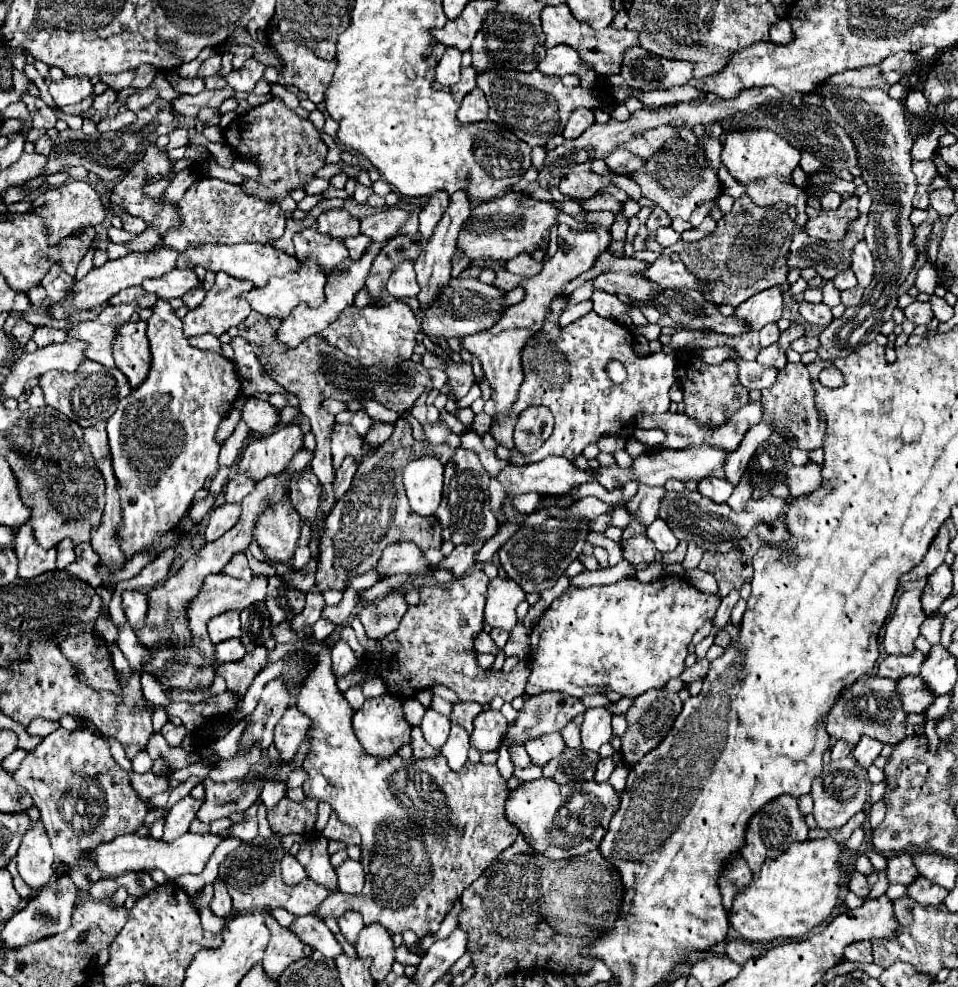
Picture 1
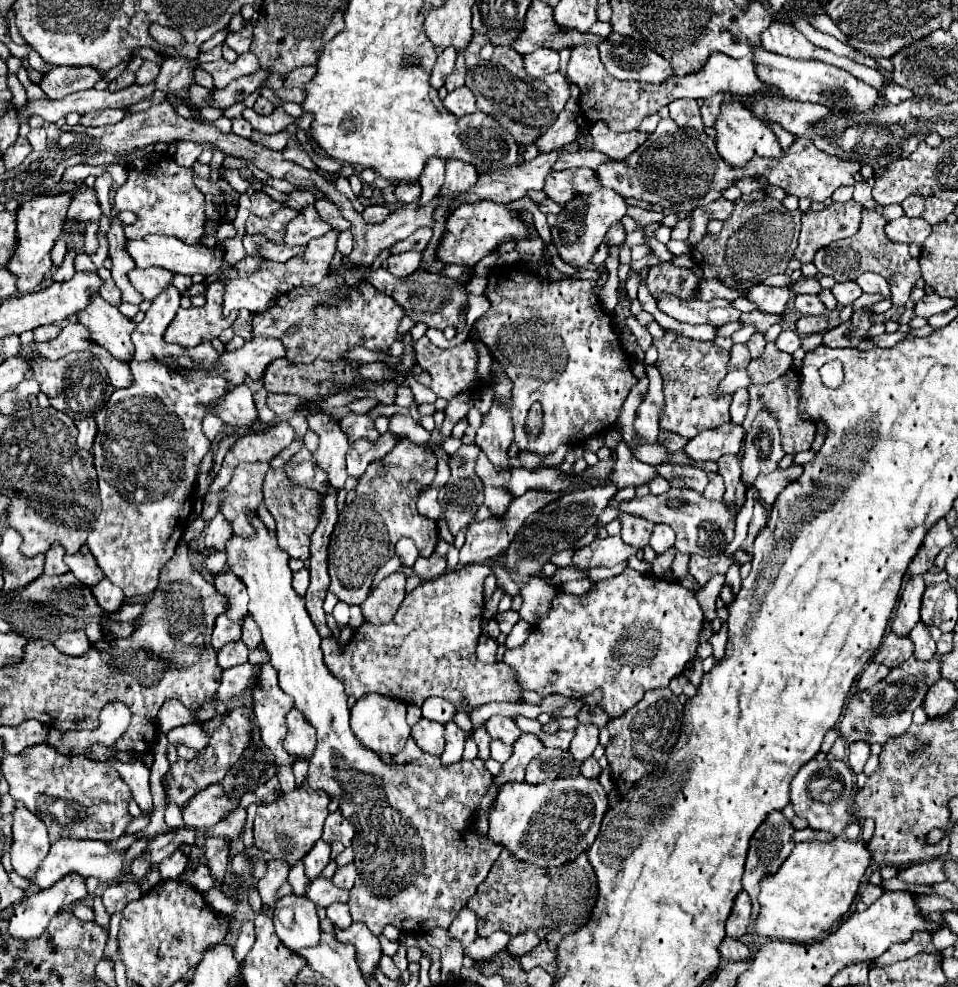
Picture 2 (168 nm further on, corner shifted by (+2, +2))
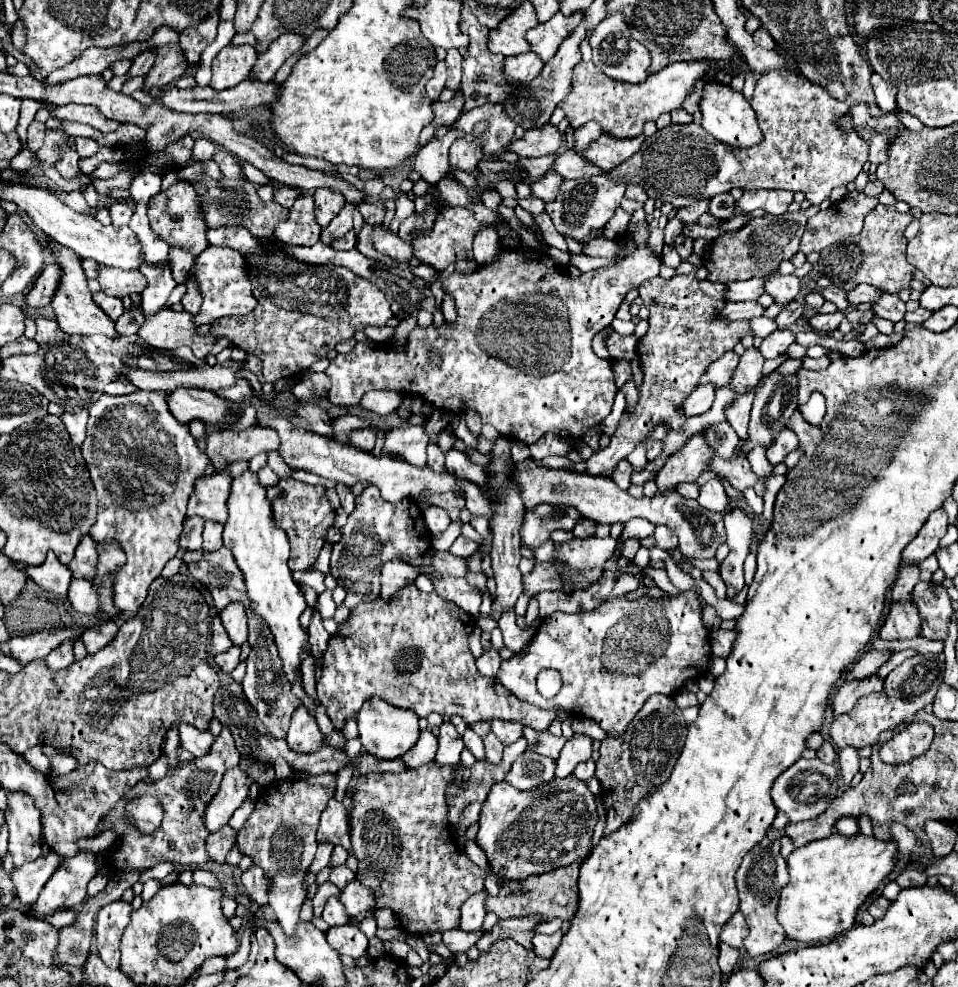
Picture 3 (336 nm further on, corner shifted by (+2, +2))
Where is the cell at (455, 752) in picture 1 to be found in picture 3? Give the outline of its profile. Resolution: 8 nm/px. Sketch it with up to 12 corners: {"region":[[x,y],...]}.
{"region":[[453,723],[439,727],[435,763],[455,765],[463,751],[463,739]]}

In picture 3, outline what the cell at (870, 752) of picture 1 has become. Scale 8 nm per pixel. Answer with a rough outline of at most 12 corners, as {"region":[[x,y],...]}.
{"region":[[859,749],[839,751],[839,767],[845,783],[859,773]]}

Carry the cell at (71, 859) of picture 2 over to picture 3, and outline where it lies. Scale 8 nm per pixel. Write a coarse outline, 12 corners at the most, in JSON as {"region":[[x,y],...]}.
{"region":[[49,849],[35,863],[15,867],[11,879],[17,897],[33,905],[47,879],[63,863]]}

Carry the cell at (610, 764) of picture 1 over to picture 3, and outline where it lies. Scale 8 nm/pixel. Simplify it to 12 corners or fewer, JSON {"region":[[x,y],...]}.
{"region":[[589,759],[575,767],[573,775],[589,781],[595,775],[595,761]]}

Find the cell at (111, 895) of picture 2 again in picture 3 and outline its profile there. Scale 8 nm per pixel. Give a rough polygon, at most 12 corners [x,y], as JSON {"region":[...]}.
{"region":[[119,899],[97,913],[97,953],[119,969],[119,943],[131,903]]}

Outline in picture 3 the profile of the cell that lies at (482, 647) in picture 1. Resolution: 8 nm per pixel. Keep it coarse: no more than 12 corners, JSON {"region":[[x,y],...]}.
{"region":[[495,647],[483,651],[477,669],[485,677],[495,677],[501,657]]}

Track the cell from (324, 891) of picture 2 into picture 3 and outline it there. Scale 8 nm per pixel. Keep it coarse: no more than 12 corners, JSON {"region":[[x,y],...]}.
{"region":[[357,879],[339,893],[349,917],[373,907],[373,895]]}

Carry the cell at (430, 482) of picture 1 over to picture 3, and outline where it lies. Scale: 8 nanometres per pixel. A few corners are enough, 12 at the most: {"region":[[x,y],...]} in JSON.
{"region":[[437,505],[423,511],[427,529],[443,533],[451,523],[447,511]]}

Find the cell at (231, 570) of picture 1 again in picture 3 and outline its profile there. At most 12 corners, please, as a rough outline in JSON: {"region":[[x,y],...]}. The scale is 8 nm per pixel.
{"region":[[229,603],[219,613],[235,645],[247,641],[247,613],[243,603]]}

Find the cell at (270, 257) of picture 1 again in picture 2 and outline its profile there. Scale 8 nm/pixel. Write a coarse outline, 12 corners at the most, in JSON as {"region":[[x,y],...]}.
{"region":[[175,237],[125,239],[135,267],[183,275],[235,277],[221,271],[223,251]]}

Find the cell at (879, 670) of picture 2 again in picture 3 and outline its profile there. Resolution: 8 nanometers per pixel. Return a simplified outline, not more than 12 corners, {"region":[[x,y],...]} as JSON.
{"region":[[877,675],[845,681],[833,695],[835,715],[883,689]]}

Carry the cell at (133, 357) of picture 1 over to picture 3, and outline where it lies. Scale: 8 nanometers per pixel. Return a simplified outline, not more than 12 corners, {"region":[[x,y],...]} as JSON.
{"region":[[55,243],[63,279],[53,301],[67,335],[121,337],[93,303],[85,271],[71,249]]}

